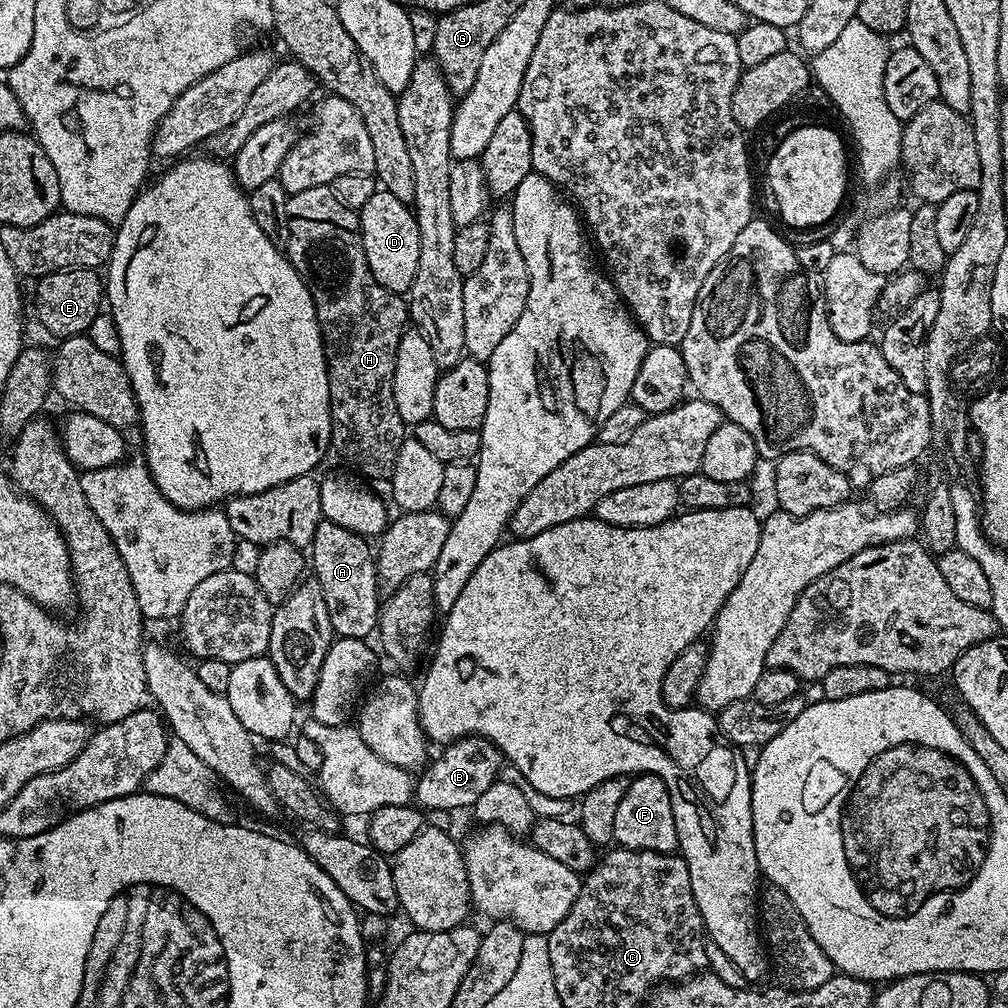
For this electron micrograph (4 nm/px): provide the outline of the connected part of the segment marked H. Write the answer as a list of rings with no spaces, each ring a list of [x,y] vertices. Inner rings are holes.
[[[331,187],[291,193],[282,212],[286,217],[287,236],[289,232],[286,255],[310,290],[320,323],[320,336],[324,339],[333,422],[331,447],[335,451],[337,448],[345,460],[343,463],[361,477],[369,481],[391,477],[398,450],[406,439],[406,426],[398,414],[398,406],[394,406],[394,358],[398,342],[410,320],[405,297],[374,282],[374,274],[370,274],[366,250],[362,246],[357,209],[342,206],[342,202],[334,198]]]

